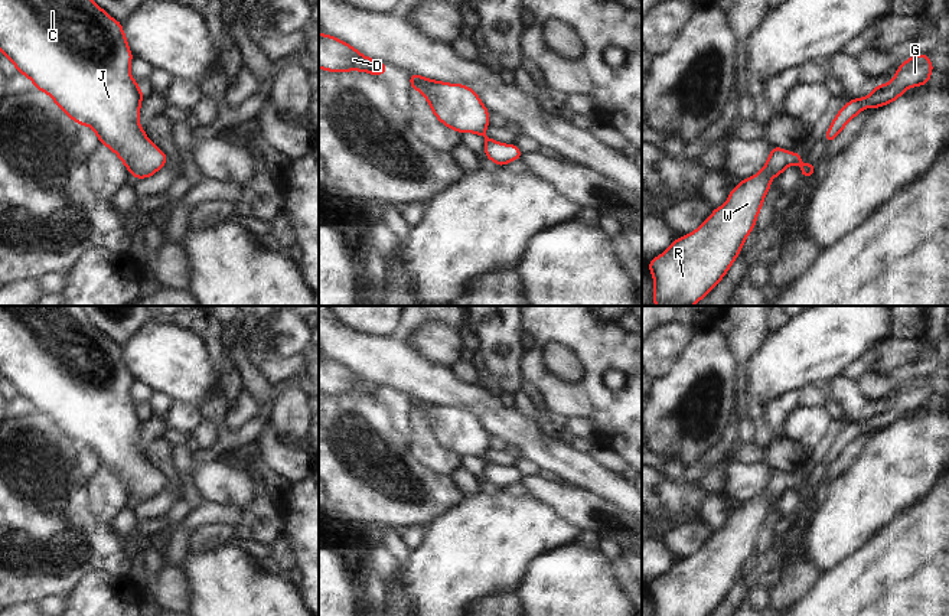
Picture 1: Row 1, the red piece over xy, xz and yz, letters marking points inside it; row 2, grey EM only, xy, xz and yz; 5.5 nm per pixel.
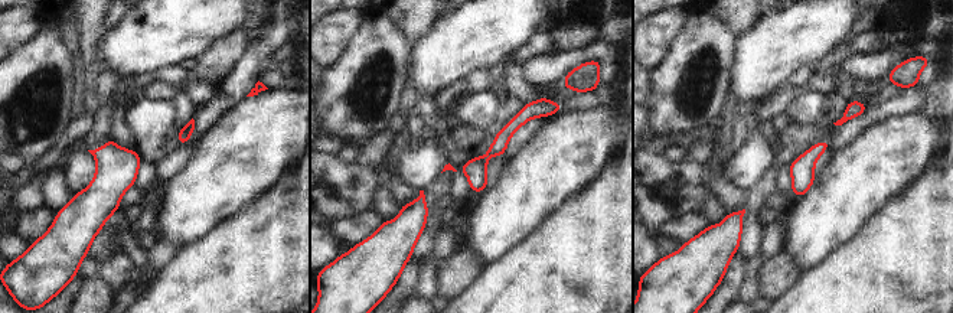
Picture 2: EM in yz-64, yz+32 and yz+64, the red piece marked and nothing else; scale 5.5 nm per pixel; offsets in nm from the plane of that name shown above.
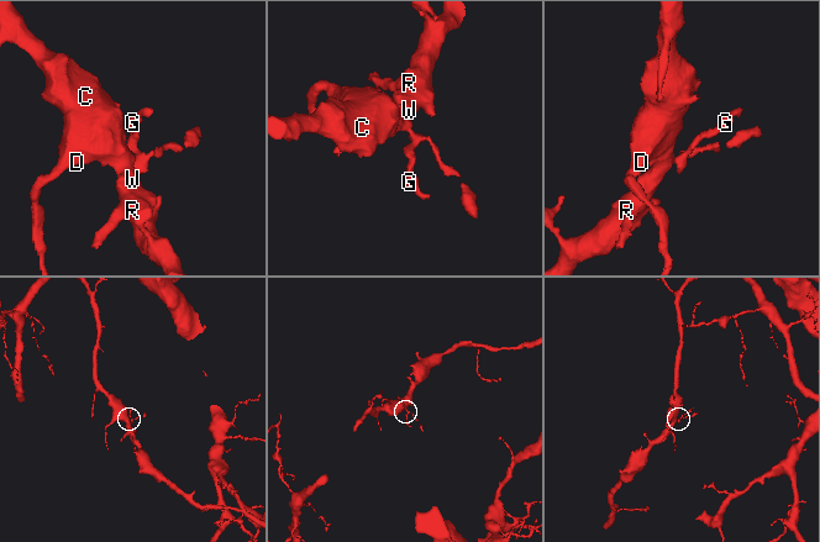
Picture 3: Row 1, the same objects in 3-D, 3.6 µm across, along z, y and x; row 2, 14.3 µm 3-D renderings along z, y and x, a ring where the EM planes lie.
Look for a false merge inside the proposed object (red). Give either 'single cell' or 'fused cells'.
single cell

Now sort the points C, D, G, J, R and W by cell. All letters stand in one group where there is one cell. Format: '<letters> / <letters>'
C D G J R W

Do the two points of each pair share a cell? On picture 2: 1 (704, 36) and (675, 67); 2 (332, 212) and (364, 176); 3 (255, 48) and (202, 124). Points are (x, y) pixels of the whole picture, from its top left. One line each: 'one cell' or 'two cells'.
1: one cell
2: one cell
3: one cell

